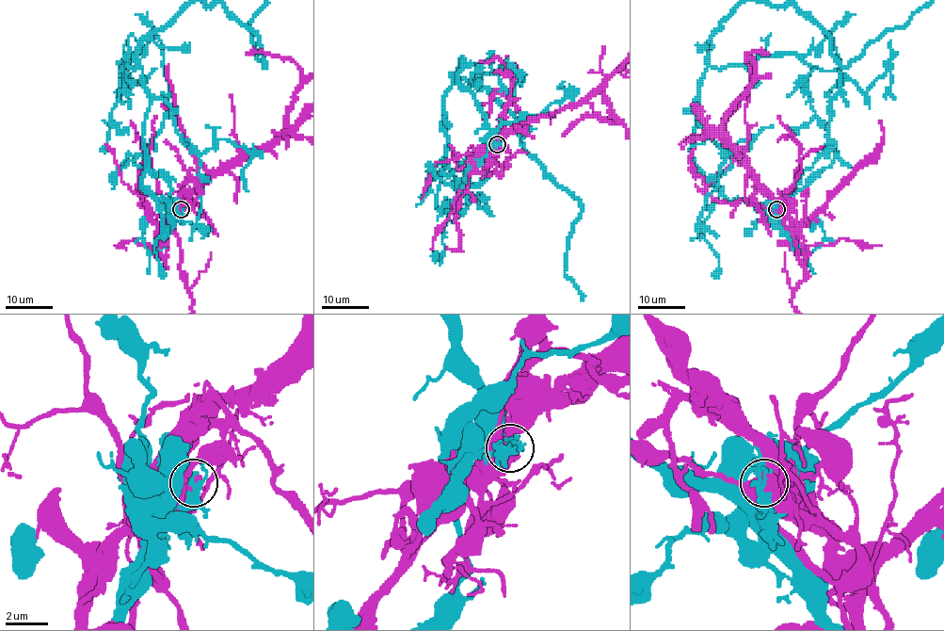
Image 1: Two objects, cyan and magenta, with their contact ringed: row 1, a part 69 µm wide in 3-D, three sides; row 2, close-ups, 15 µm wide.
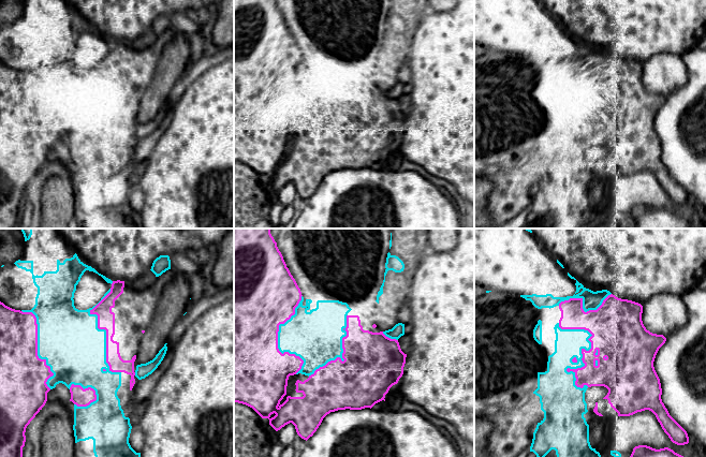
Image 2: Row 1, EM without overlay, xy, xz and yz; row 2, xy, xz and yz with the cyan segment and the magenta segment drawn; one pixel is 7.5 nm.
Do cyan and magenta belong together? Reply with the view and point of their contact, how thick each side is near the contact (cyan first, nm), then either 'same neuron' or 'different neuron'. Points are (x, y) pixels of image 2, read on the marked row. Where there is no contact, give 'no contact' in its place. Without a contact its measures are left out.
meets cyan in yz at (583, 348); 200 nm thick on the cyan side, 320 nm on the other; different neuron

